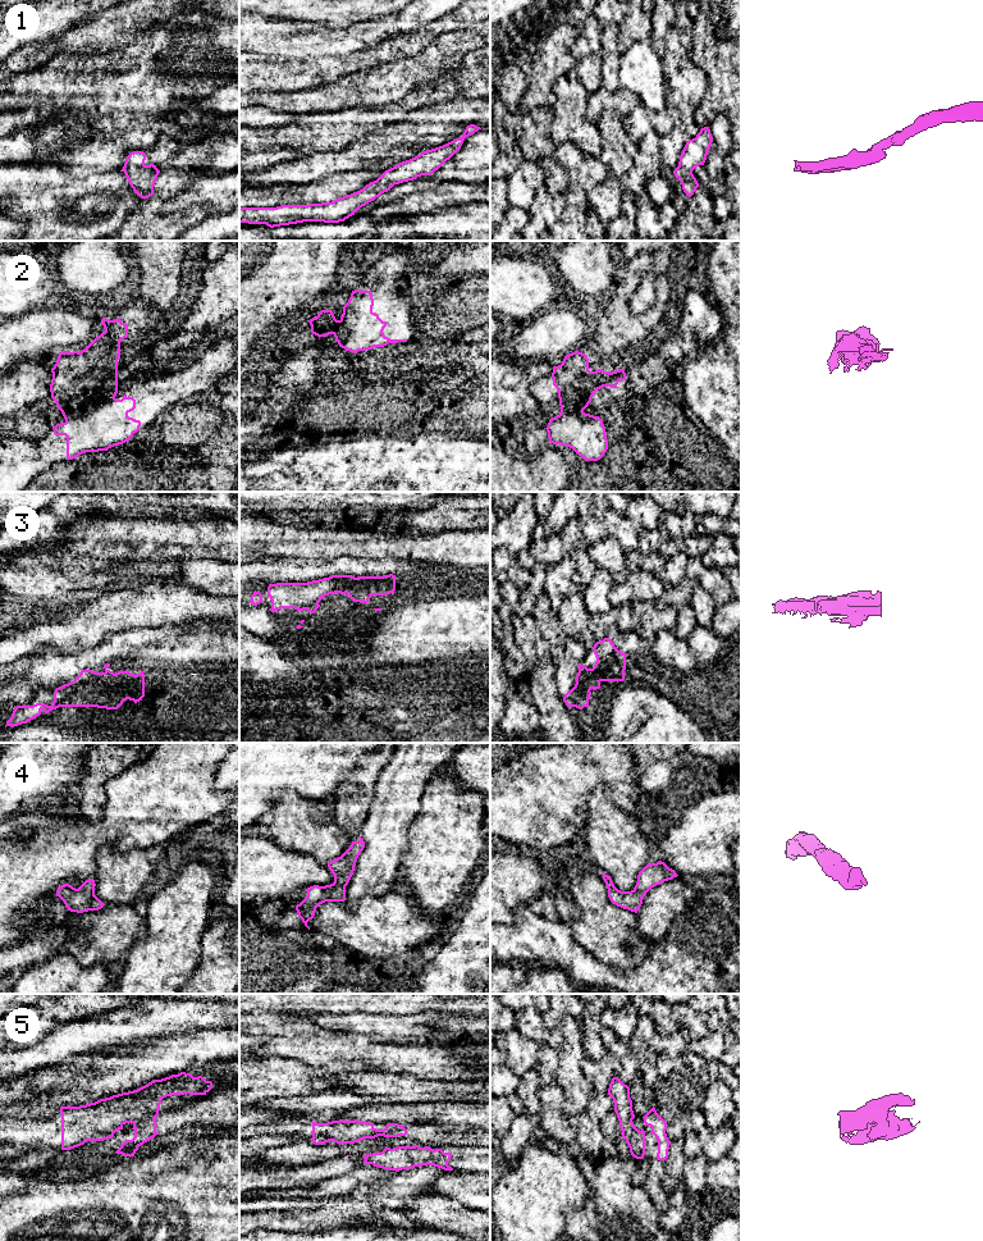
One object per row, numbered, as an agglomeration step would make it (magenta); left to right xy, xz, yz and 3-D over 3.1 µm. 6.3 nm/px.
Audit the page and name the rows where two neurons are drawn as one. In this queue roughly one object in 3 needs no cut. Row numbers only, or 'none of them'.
2, 5

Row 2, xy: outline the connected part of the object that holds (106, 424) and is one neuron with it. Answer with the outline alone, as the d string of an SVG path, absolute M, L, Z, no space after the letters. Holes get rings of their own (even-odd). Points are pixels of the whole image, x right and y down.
M133 397L105 398L91 409L79 410L69 421L52 426L55 435L67 437L67 460L86 452L108 451L129 441L141 426L140 420L128 416L134 409Z

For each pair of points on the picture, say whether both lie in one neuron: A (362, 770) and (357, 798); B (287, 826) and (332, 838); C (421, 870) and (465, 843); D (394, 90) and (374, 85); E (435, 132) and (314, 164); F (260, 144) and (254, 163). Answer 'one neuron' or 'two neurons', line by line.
A: one neuron
B: one neuron
C: one neuron
D: one neuron
E: one neuron
F: two neurons

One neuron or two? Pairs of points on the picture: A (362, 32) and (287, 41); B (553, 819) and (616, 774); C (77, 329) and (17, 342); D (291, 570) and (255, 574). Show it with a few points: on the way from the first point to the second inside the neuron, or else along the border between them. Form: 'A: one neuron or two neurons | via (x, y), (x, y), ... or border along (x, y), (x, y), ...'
A: one neuron | via (343, 40), (306, 40)
B: one neuron | via (567, 802), (595, 774), (599, 774)
C: one neuron | via (62, 329), (41, 331), (32, 336)
D: one neuron | via (282, 570), (264, 573)

